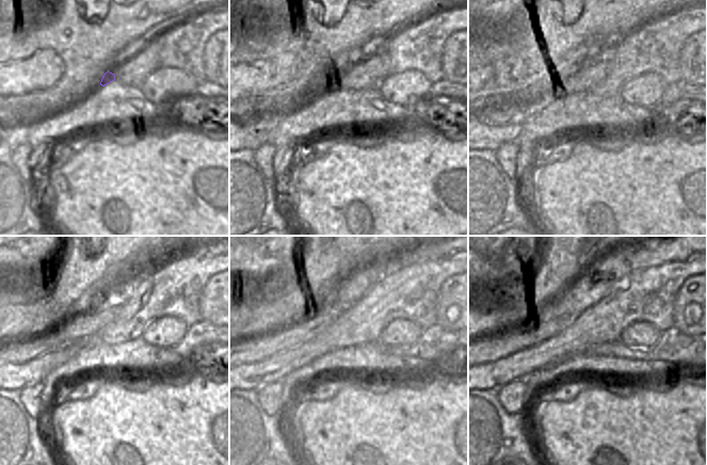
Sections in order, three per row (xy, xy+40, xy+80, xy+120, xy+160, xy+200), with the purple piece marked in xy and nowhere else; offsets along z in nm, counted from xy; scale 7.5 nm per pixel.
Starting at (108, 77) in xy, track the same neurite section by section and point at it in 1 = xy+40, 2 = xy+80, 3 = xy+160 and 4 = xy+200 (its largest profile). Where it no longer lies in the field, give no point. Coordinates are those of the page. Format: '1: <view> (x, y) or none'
1: xy+40 (340, 80)
2: xy+80 (515, 111)
3: xy+160 (351, 286)
4: xy+200 (592, 285)

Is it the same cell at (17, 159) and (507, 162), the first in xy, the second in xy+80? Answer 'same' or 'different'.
same

